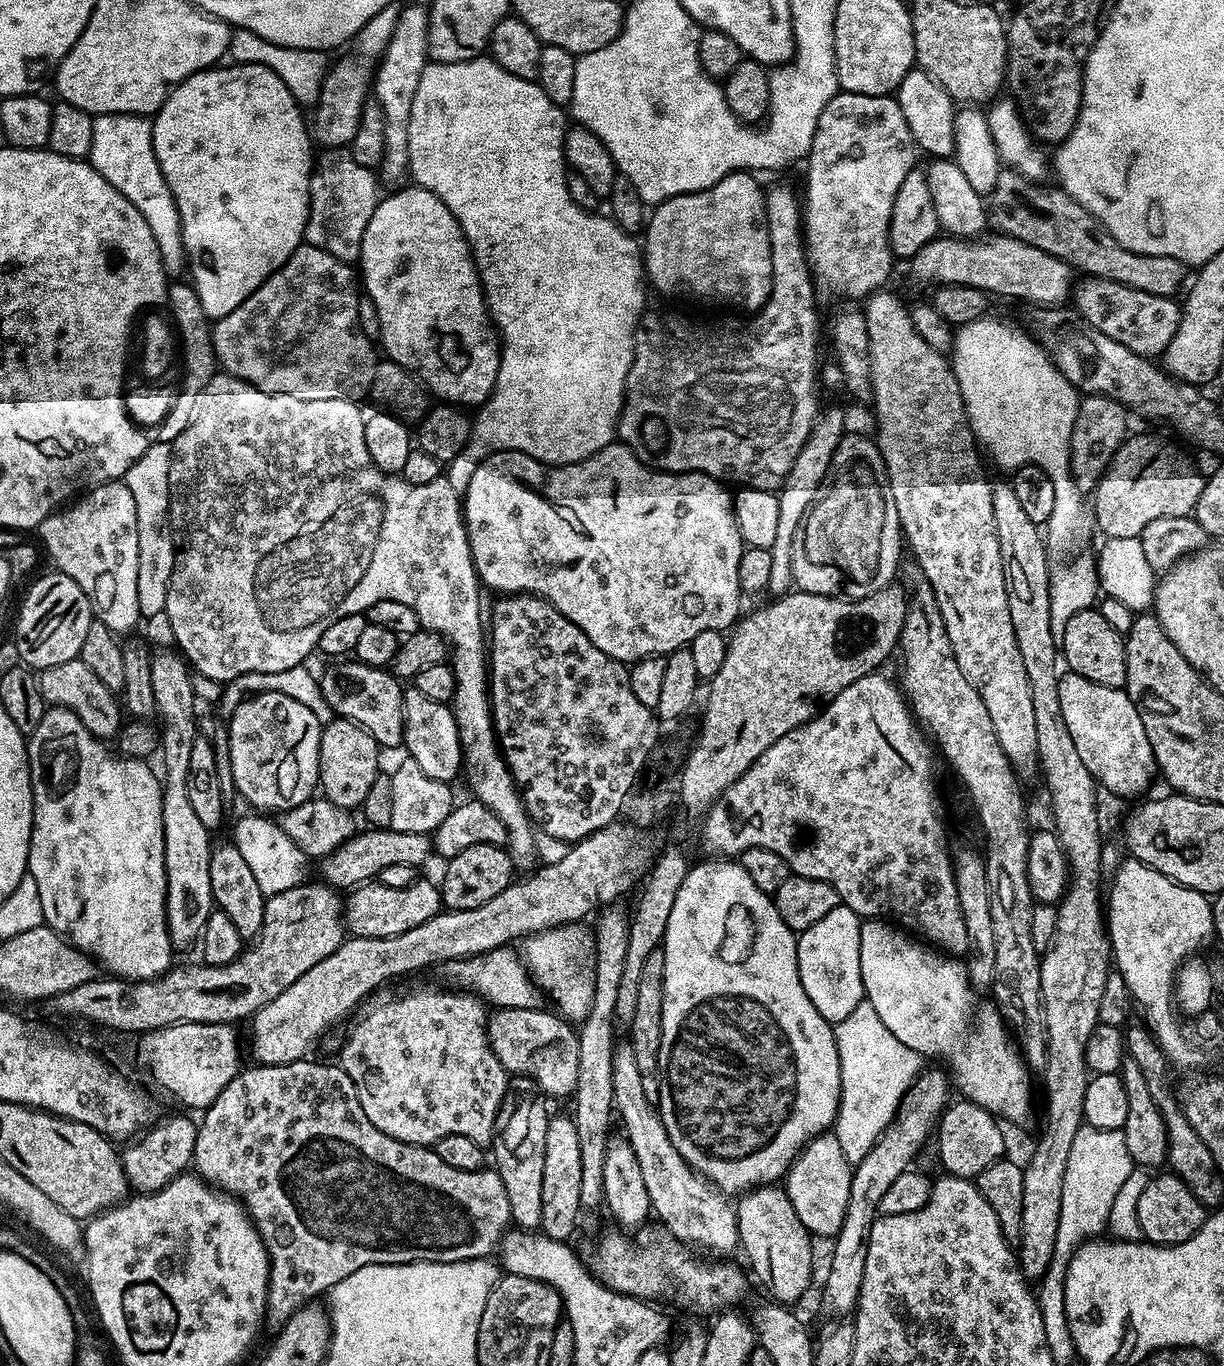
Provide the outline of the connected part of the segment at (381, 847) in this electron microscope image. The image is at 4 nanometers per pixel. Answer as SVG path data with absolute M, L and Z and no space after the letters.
M368 828L357 831L355 836L346 841L338 850L319 861L319 879L329 888L351 890L361 884L375 881L386 866L410 866L419 869L420 864L433 855L434 849L427 832L403 832L393 828Z

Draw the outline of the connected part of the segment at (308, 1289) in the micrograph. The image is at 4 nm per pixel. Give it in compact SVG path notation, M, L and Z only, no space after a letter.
M305 1058L289 1064L256 1064L252 1068L245 1067L228 1083L226 1090L218 1094L218 1098L203 1113L204 1121L201 1119L198 1124L198 1138L192 1155L195 1175L213 1188L237 1197L264 1239L270 1266L266 1324L272 1330L283 1328L284 1323L299 1308L323 1297L335 1284L354 1274L354 1270L362 1270L362 1266L415 1264L425 1260L439 1264L483 1260L499 1249L500 1241L512 1224L510 1198L506 1198L506 1186L502 1186L502 1178L496 1171L454 1170L454 1166L446 1166L446 1162L442 1162L442 1158L438 1158L431 1147L407 1144L382 1134L382 1130L378 1130L378 1126L366 1118L366 1110L362 1110L362 1102L358 1102L358 1090L354 1082L350 1082L343 1068L332 1064L315 1064L312 1058Z

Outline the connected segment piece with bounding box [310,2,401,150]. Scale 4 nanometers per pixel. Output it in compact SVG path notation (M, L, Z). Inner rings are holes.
M396 2L382 6L382 10L378 10L378 14L374 14L374 18L370 18L370 22L366 22L366 26L362 26L362 30L352 37L347 49L349 52L337 64L335 61L324 75L322 90L314 105L316 113L310 116L310 135L321 149L348 148L354 134L358 134L364 106L369 103L374 88L376 66L384 56L386 46L390 46L390 38L394 38L400 9L401 5Z

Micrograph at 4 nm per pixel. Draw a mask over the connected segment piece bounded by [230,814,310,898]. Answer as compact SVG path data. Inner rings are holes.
M252 814L244 816L232 828L231 843L238 846L242 859L250 865L254 879L258 881L258 890L267 898L274 894L282 894L282 890L290 890L294 886L305 883L308 872L309 857L305 856L298 846L290 840L289 835L280 829L275 819L267 820L267 815Z

